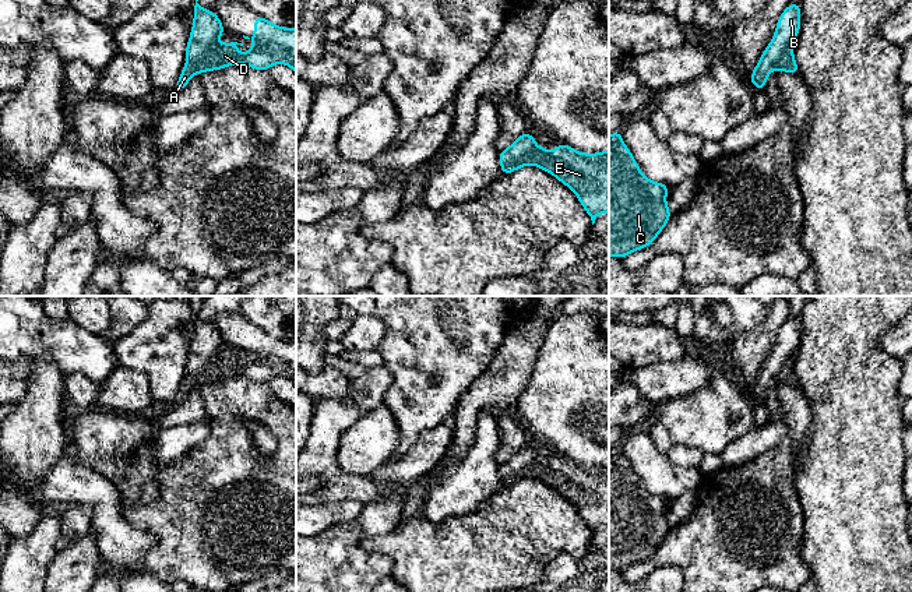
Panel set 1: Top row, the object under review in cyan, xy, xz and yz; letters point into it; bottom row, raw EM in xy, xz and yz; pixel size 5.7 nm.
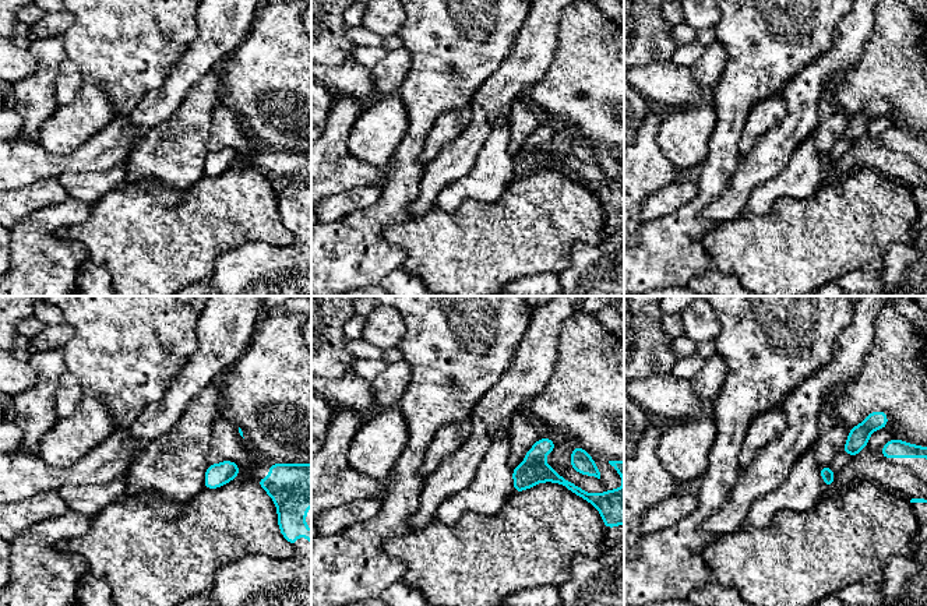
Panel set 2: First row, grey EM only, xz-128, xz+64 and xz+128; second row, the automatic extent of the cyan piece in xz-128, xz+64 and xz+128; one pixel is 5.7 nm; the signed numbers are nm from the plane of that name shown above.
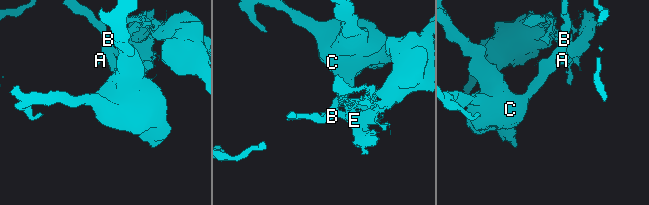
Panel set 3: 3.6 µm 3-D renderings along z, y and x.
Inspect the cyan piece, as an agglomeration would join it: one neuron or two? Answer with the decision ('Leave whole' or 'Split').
Split

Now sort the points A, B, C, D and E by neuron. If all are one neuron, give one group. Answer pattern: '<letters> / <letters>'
A D E / B C

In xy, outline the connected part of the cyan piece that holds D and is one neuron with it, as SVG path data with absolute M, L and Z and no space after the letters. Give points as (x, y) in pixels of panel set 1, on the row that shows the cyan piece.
M258 15L254 18L254 38L250 40L253 49L246 53L236 52L236 46L243 43L214 43L198 63L186 61L175 89L183 91L194 74L240 63L256 70L284 63L296 73L296 28L281 28Z

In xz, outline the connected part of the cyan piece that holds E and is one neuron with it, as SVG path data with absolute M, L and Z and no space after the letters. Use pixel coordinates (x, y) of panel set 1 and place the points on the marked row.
M557 142L556 152L550 154L546 147L534 147L514 163L503 166L501 175L511 173L525 165L538 166L570 187L588 212L592 225L595 223L598 214L609 212L609 149L599 154L582 154L568 145Z

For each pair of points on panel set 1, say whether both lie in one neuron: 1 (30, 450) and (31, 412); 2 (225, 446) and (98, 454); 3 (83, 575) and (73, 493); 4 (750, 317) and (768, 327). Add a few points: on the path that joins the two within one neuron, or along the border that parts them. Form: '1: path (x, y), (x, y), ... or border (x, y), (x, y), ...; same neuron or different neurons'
1: path (30, 440), (31, 422); same neuron
2: path (193, 474), (151, 474), (130, 467); same neuron
3: border (91, 529), (102, 557); different neurons
4: border (766, 310), (754, 328), (732, 341); different neurons

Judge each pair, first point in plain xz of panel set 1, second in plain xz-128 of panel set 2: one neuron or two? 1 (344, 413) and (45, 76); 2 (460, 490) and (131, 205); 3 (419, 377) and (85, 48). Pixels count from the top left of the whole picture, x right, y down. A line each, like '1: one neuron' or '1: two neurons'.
1: one neuron
2: two neurons
3: one neuron

